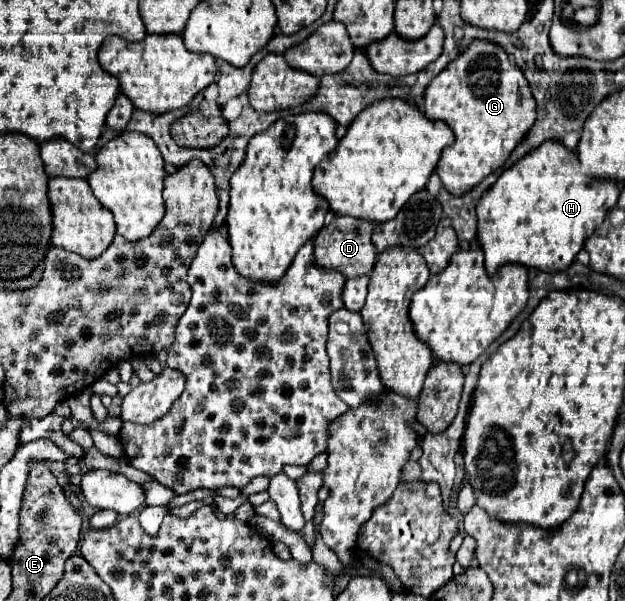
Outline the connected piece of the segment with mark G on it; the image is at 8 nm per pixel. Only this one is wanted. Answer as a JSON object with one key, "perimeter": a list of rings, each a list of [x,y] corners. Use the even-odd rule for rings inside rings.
{"perimeter":[[[481,39],[471,41],[465,53],[459,53],[439,75],[433,77],[433,81],[425,89],[425,115],[433,121],[435,119],[445,121],[455,133],[455,145],[443,149],[437,173],[443,185],[449,189],[449,193],[461,195],[507,161],[509,153],[531,129],[537,115],[537,103],[525,75],[521,73],[521,69],[517,69],[509,53],[505,53],[501,45]]]}

